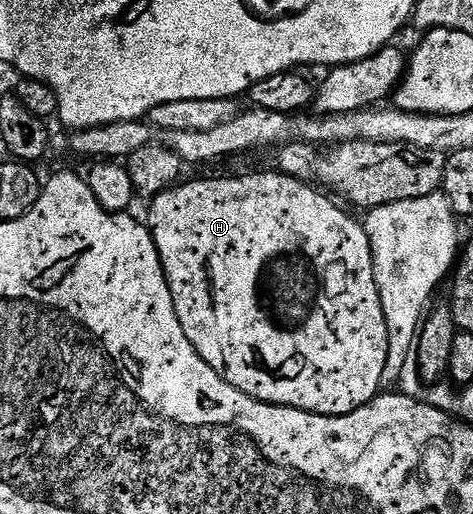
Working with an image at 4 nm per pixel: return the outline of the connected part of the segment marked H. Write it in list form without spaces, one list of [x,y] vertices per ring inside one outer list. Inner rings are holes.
[[[270,171],[270,173],[253,173],[250,177],[217,177],[214,181],[189,181],[178,183],[165,190],[155,198],[152,198],[149,209],[149,218],[147,224],[150,233],[155,239],[155,247],[159,251],[159,259],[161,260],[161,270],[165,273],[165,278],[169,284],[171,291],[171,299],[175,303],[175,311],[179,315],[179,323],[183,327],[183,331],[187,335],[187,339],[195,347],[195,351],[211,368],[218,373],[223,380],[231,383],[231,387],[235,387],[239,391],[243,391],[249,397],[253,397],[257,401],[265,401],[268,405],[286,405],[289,409],[301,409],[305,413],[318,413],[324,417],[342,417],[348,413],[353,413],[359,407],[363,407],[368,401],[372,401],[378,396],[379,390],[382,388],[381,380],[383,379],[383,367],[387,363],[387,355],[389,354],[389,340],[387,339],[387,319],[383,315],[383,303],[379,299],[379,291],[375,283],[375,275],[373,274],[373,256],[371,255],[371,247],[369,246],[369,236],[365,233],[365,226],[360,220],[356,221],[353,217],[348,217],[342,206],[336,200],[330,199],[324,192],[318,191],[312,184],[304,181],[296,181],[293,177],[286,177],[284,173]]]

